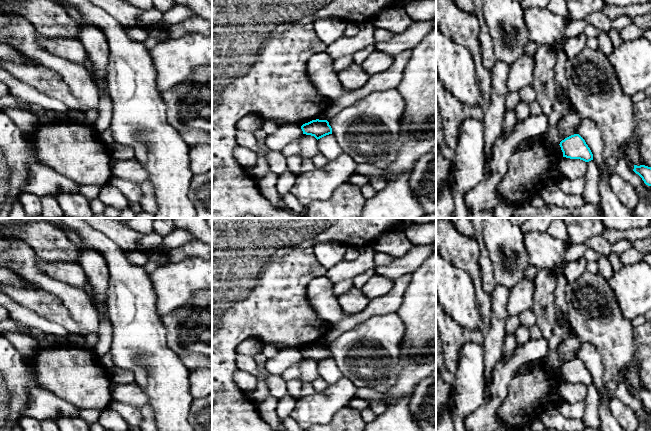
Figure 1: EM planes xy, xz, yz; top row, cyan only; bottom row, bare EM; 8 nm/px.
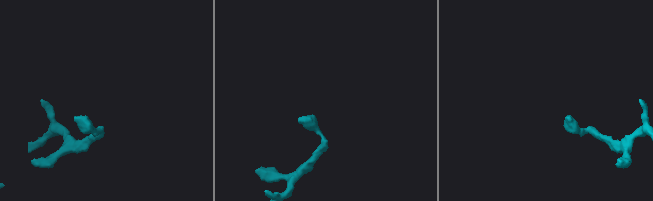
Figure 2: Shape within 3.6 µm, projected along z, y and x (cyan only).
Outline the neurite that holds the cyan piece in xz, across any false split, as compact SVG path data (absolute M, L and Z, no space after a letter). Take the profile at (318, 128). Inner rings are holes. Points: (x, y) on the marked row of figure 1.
M312 120L301 126L303 134L314 136L317 140L332 134L332 128L327 120Z

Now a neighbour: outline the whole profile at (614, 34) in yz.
M611 28L611 30L608 32L608 35L613 43L614 48L619 47L623 43L619 31L615 28Z

